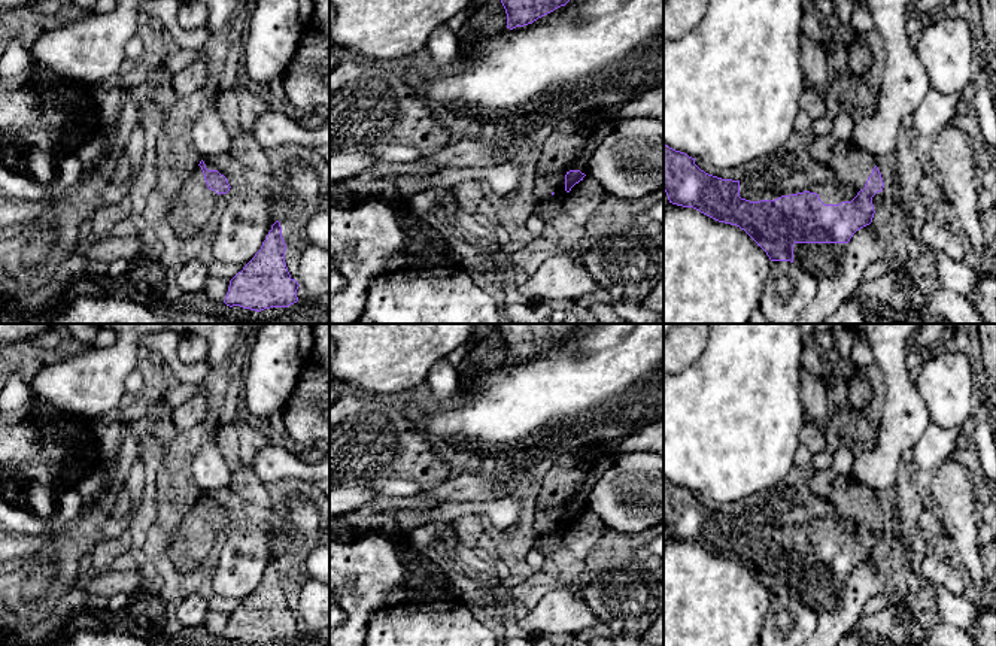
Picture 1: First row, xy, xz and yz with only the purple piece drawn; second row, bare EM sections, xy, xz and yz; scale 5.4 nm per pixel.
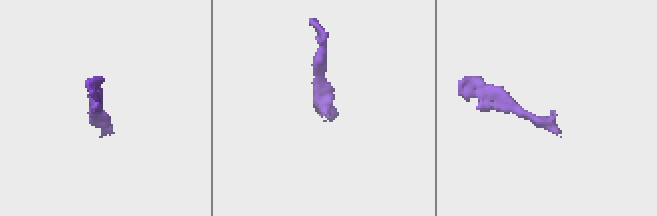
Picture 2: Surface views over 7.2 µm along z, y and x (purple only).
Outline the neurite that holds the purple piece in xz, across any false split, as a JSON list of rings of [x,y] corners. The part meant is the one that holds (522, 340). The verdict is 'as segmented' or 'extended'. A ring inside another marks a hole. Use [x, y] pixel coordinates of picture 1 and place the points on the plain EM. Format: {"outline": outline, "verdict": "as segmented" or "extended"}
{"outline": [[[494,324],[494,327],[505,343],[507,363],[513,364],[565,340],[577,324]]], "verdict": "as segmented"}

